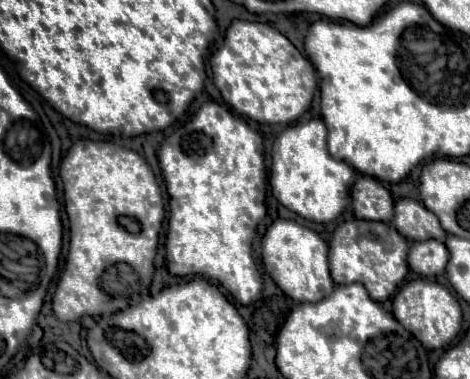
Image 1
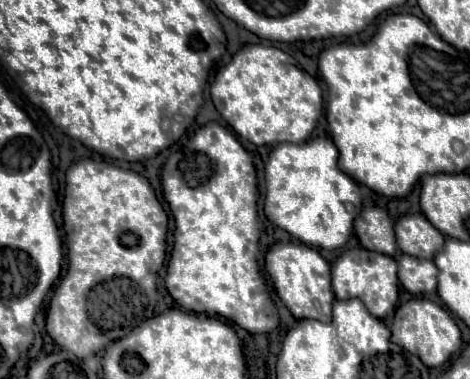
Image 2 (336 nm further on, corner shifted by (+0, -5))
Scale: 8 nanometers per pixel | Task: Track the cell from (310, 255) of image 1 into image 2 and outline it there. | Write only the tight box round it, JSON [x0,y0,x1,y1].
[266,242,334,322]

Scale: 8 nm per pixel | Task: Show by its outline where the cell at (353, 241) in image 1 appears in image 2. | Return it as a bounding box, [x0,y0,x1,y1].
[331,248,398,320]

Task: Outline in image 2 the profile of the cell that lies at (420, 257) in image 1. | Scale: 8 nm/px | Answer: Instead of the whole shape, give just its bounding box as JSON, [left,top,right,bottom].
[398,254,438,294]

